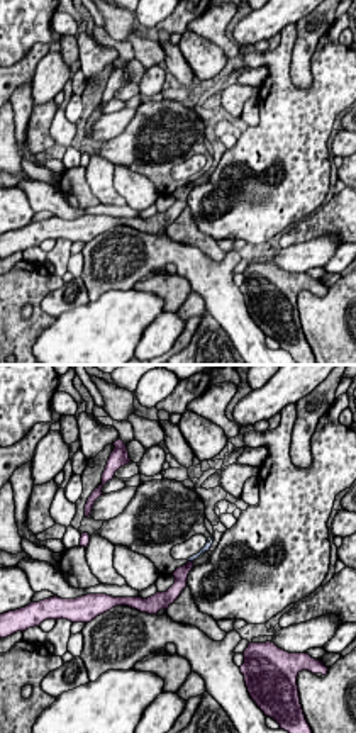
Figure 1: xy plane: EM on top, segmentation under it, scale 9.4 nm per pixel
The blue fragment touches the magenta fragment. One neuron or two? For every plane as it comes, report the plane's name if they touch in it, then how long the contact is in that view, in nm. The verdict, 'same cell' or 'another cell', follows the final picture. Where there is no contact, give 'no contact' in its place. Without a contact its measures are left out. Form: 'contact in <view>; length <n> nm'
contact in xy; length 50 nm

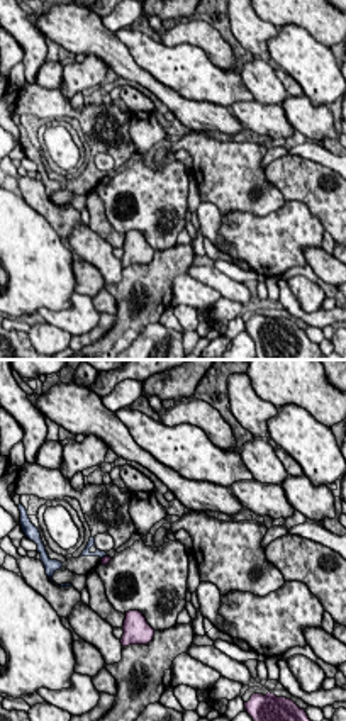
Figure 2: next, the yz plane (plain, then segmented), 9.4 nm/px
contact in yz; length 70 nm

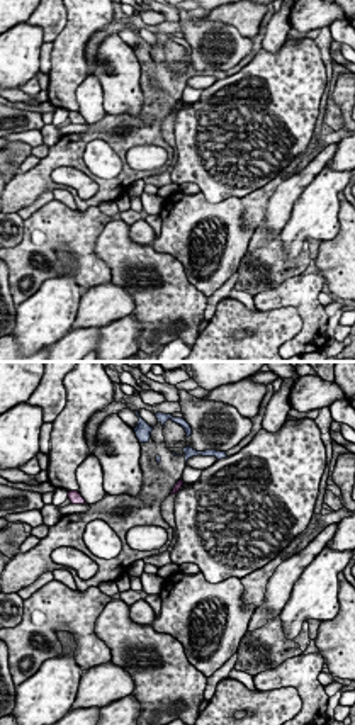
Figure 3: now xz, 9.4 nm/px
no contact

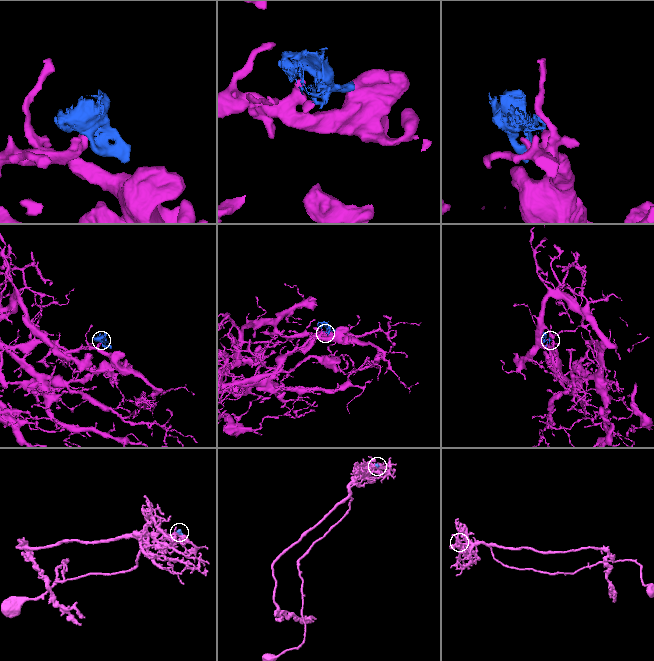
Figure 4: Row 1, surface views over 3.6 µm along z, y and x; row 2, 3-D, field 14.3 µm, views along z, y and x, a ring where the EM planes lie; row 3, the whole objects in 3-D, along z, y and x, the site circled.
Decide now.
another cell

